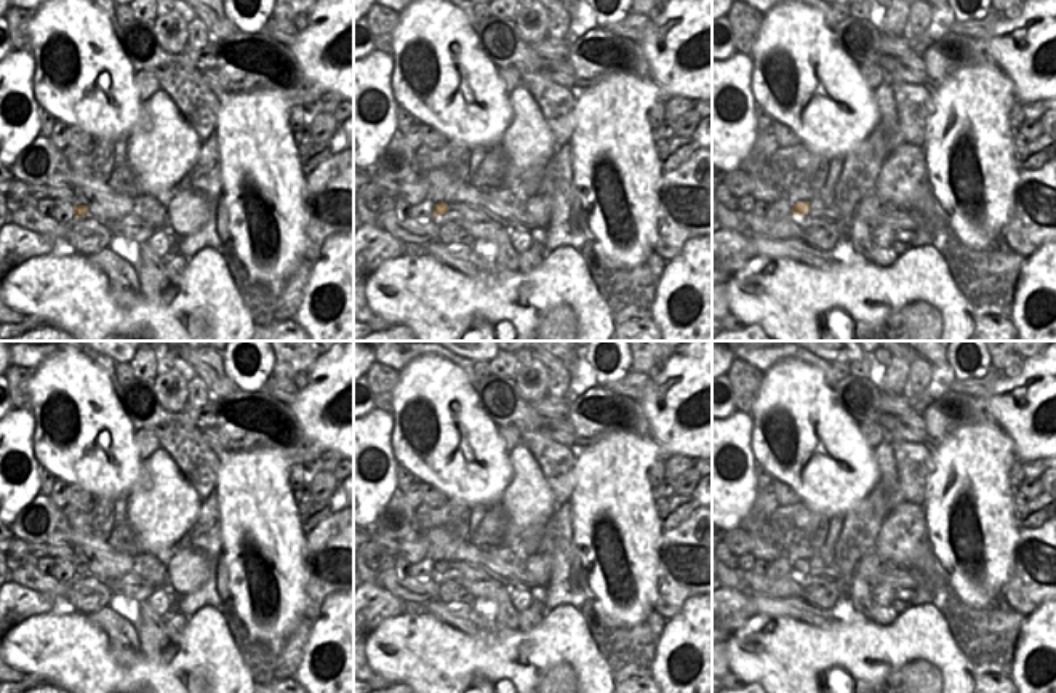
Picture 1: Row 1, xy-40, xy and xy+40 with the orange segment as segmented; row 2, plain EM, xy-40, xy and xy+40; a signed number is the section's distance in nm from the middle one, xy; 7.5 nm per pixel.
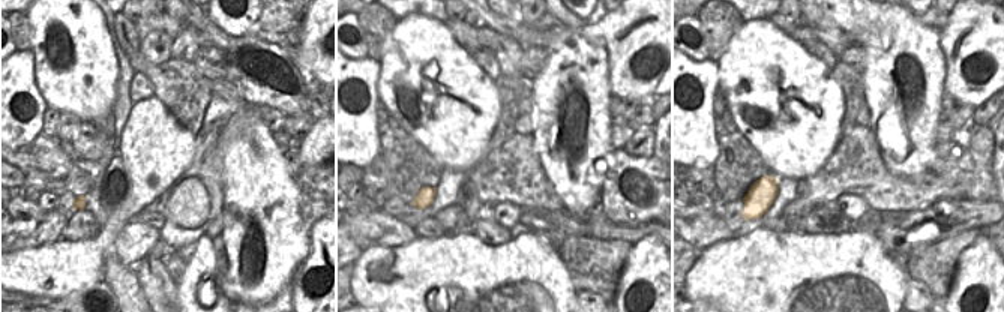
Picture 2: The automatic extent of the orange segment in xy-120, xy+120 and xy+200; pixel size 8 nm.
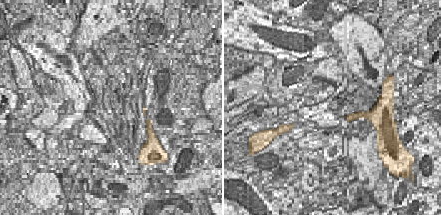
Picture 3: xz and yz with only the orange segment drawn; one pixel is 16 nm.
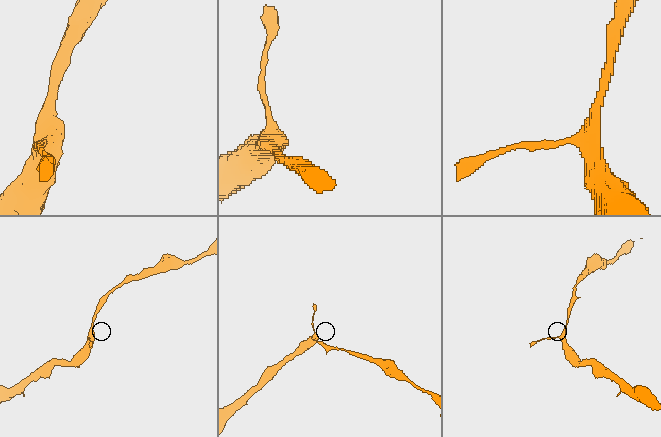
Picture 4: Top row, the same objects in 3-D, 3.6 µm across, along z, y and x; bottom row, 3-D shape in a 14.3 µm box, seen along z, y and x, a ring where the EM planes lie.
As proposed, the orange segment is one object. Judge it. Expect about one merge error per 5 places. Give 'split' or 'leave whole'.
leave whole

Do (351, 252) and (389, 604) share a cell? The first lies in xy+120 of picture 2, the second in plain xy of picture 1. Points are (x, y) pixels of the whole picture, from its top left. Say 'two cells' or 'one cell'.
one cell

